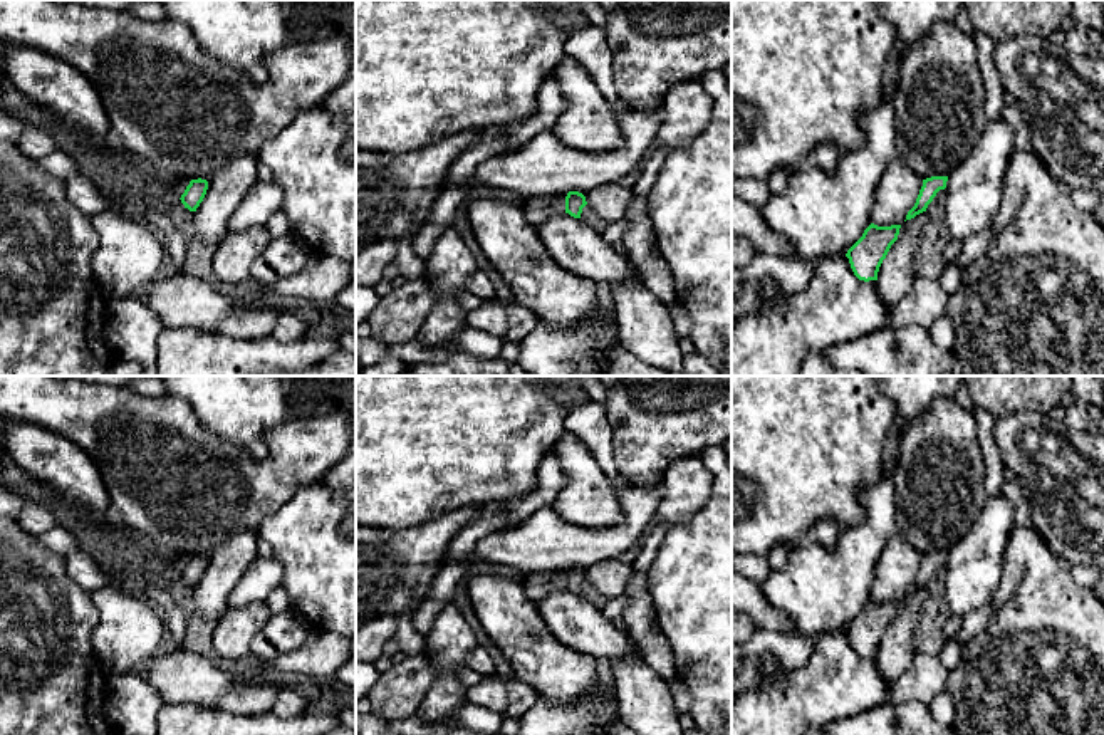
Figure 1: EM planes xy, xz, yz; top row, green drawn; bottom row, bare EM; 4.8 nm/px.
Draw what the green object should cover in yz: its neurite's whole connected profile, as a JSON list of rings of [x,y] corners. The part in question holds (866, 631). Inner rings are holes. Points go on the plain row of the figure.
[[[871,599],[862,612],[847,626],[851,644],[859,656],[877,656],[877,648],[891,621],[898,616],[901,601],[877,602]]]

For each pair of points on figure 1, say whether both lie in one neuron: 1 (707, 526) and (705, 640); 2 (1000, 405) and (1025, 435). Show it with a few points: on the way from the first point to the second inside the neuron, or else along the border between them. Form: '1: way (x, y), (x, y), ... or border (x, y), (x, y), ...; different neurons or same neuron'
1: way (707, 554), (707, 611); same neuron
2: border (1046, 415), (1012, 411), (997, 418); different neurons

